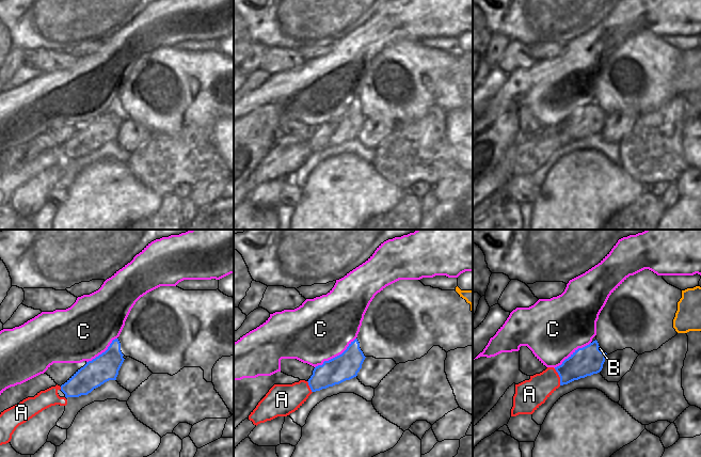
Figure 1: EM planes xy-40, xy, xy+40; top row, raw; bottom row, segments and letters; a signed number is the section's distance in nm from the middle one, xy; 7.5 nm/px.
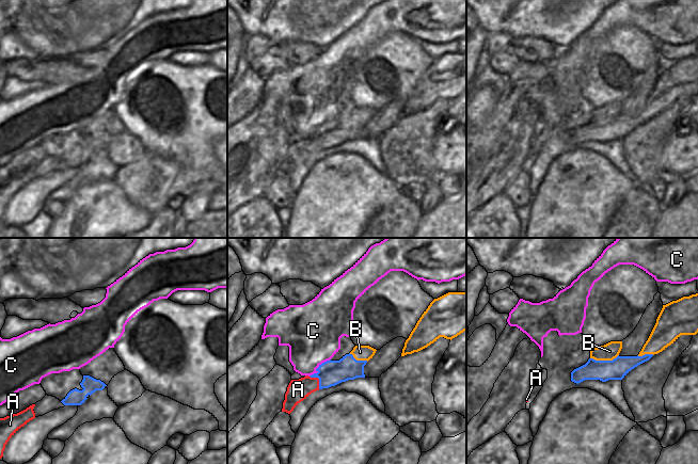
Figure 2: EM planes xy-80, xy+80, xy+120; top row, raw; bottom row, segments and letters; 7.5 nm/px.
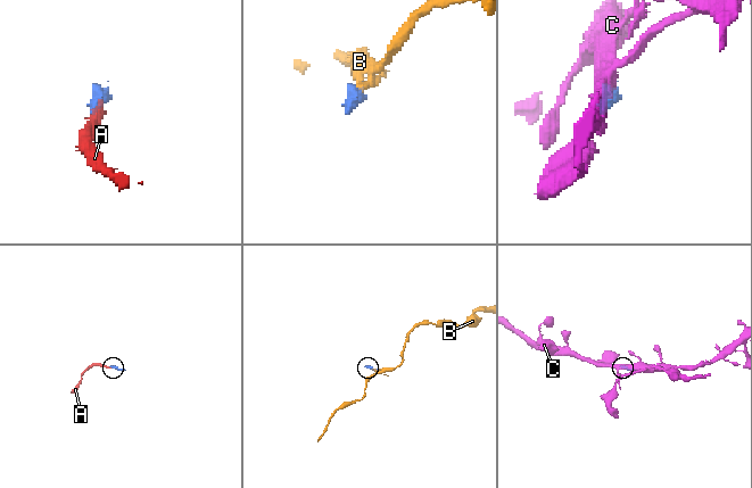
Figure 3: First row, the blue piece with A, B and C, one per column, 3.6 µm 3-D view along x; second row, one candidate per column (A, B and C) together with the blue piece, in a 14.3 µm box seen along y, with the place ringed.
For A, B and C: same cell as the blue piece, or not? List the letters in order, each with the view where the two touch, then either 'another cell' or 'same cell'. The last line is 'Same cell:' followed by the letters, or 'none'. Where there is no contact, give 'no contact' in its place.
A: meets blue in xy+40; same cell
B: meets blue in xy+40; another cell
C: meets blue in xy; another cell
Same cell: A

